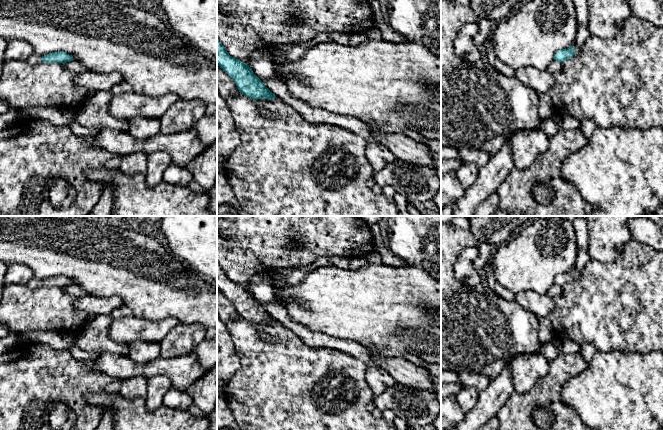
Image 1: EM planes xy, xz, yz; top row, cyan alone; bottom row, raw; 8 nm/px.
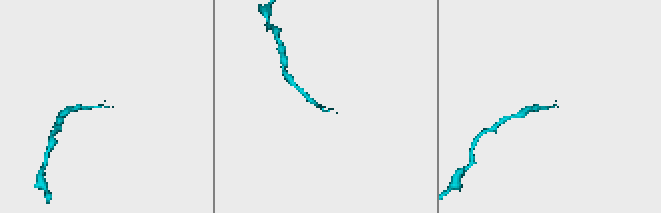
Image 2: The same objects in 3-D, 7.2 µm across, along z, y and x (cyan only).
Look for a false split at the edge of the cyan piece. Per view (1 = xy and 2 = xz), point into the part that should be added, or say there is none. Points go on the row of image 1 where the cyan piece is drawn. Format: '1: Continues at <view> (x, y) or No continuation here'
1: No continuation here
2: No continuation here

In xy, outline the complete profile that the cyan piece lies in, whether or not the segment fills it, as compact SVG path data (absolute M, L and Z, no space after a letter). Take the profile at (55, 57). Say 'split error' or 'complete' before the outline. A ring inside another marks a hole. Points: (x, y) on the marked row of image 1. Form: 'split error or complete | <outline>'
complete | M58 51L52 52L50 54L42 56L42 63L67 63L73 61L74 58L72 55L69 55L65 52Z

